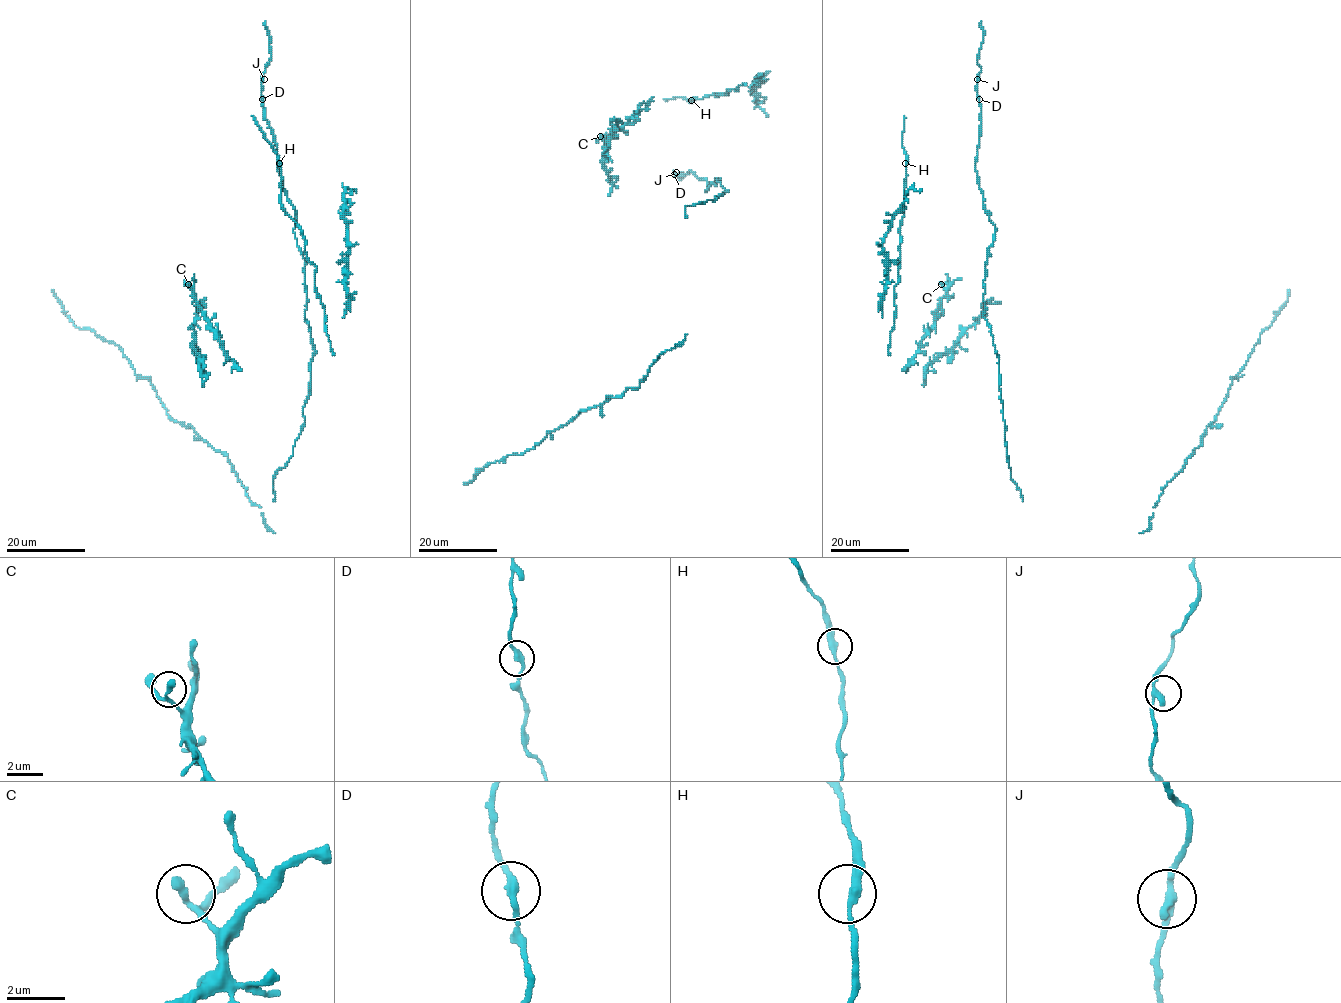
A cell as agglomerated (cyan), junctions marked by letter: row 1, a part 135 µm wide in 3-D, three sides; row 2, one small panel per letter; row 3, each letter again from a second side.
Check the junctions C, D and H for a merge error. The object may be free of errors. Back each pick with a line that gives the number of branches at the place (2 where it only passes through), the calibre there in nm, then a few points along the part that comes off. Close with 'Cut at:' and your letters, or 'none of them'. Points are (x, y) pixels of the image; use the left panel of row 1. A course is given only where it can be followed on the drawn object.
Cut at: none of them

